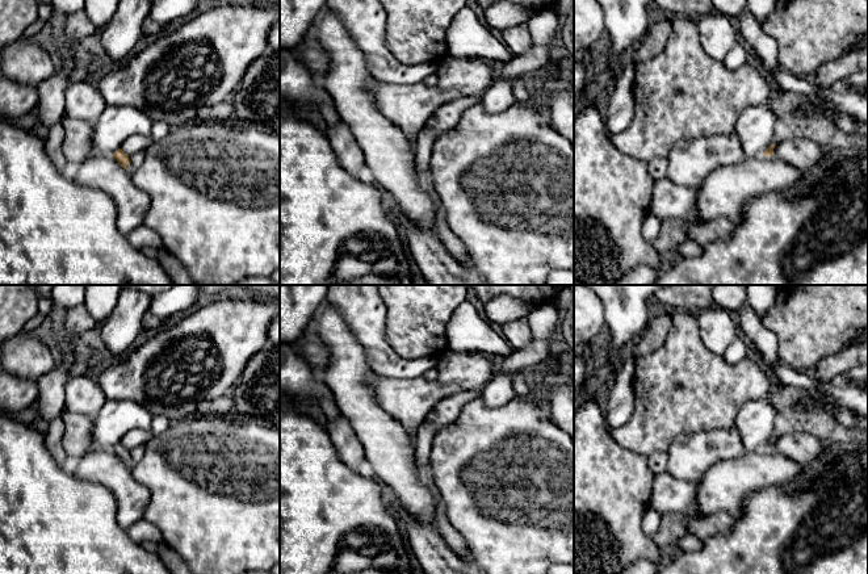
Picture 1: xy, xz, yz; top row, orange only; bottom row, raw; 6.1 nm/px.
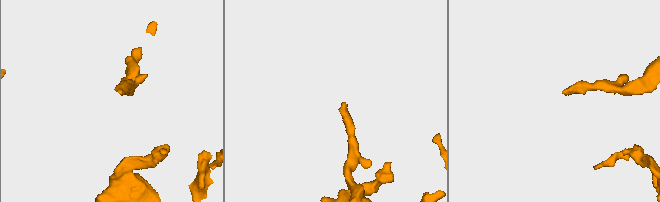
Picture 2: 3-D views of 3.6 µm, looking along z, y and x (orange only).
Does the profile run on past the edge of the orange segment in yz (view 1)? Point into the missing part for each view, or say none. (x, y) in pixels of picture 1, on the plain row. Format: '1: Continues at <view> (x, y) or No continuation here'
1: No continuation here

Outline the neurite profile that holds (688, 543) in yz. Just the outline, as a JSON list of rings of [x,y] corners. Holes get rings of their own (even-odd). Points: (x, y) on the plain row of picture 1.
[[[687,535],[684,537],[676,540],[675,542],[670,544],[670,546],[678,548],[683,553],[695,552],[695,550],[700,550],[703,548],[703,540],[700,540],[692,535]]]

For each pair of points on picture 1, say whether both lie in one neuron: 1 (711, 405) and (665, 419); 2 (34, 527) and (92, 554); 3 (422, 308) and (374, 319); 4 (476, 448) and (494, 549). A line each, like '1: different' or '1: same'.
1: same
2: same
3: different
4: same

